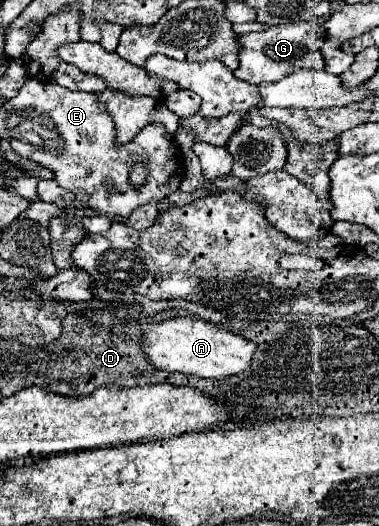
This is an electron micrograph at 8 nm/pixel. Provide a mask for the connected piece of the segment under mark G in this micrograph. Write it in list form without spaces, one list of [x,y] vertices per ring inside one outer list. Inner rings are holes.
[[[294,22],[286,26],[270,26],[262,32],[242,34],[240,36],[240,66],[234,72],[240,80],[250,84],[278,82],[284,76],[290,76],[296,70],[324,70],[324,56],[320,46],[324,44],[324,28],[314,22]]]

